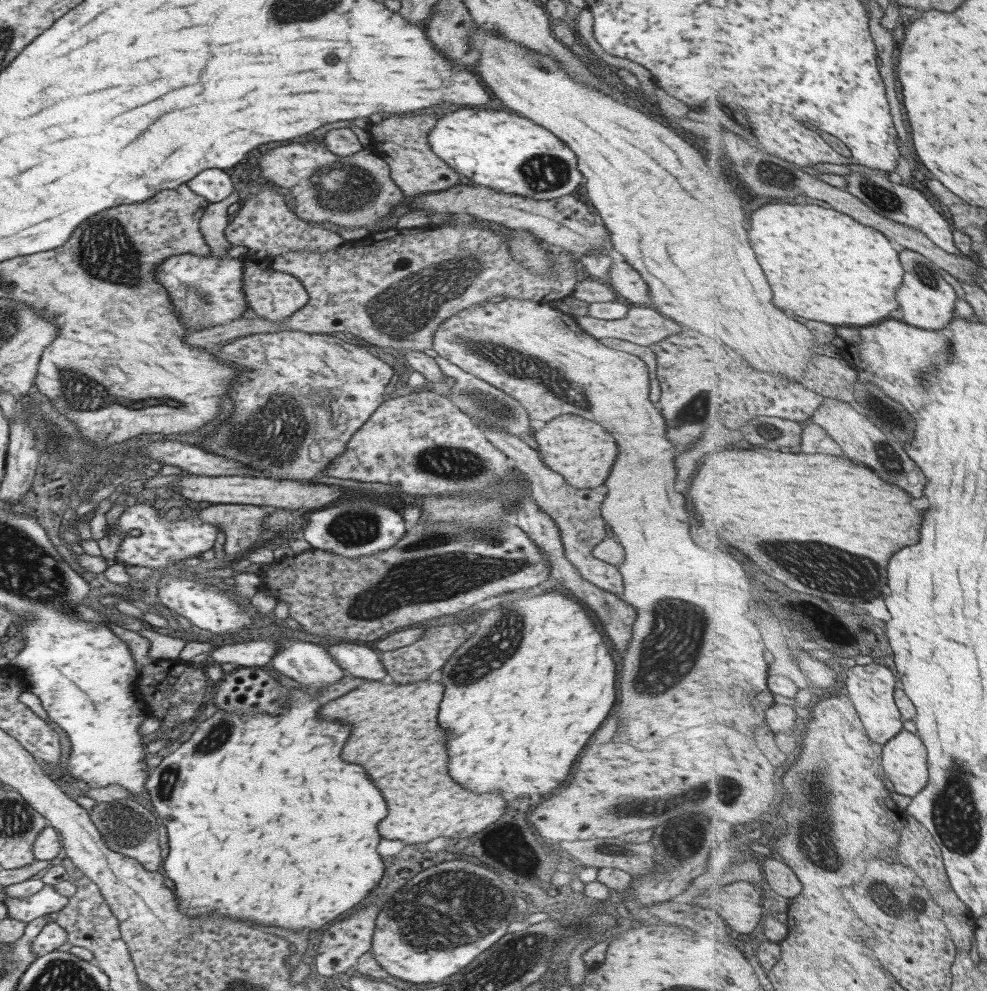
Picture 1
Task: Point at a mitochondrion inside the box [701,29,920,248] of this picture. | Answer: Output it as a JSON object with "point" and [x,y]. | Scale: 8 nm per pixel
{"point":[874,194]}

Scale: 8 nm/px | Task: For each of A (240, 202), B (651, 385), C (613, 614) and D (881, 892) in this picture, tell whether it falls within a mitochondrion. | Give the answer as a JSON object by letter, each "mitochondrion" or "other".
{"A":"other","B":"other","C":"mitochondrion","D":"mitochondrion"}

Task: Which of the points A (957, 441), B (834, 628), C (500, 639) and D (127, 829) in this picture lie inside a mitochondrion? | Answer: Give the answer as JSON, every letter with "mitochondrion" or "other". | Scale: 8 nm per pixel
{"A":"other","B":"other","C":"mitochondrion","D":"mitochondrion"}

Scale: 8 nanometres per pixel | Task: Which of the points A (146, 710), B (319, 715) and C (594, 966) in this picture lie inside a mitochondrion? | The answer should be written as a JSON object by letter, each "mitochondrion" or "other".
{"A":"other","B":"other","C":"other"}

